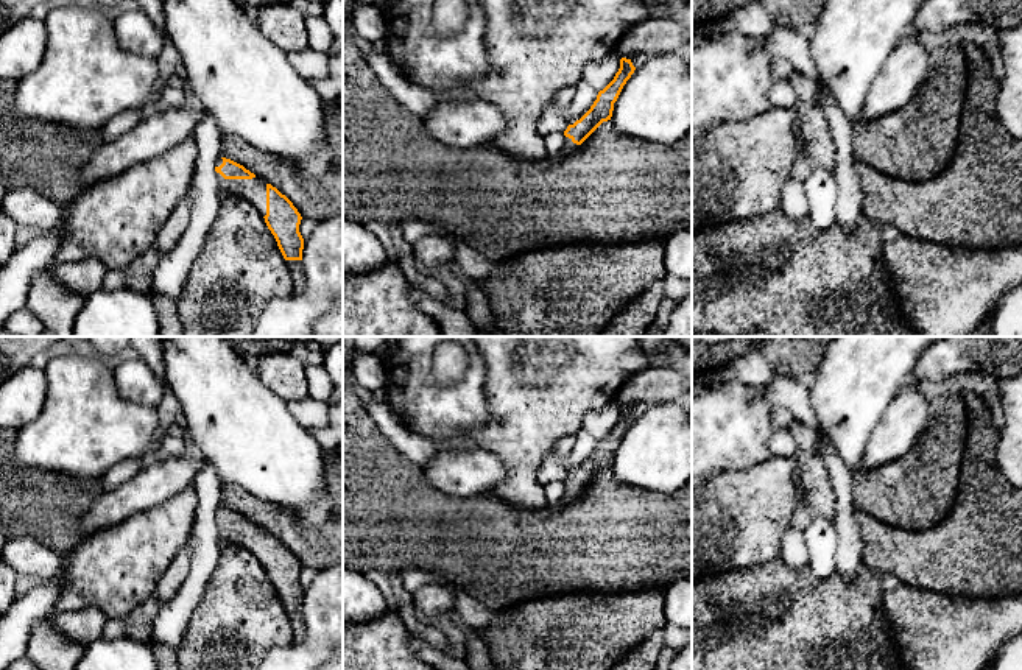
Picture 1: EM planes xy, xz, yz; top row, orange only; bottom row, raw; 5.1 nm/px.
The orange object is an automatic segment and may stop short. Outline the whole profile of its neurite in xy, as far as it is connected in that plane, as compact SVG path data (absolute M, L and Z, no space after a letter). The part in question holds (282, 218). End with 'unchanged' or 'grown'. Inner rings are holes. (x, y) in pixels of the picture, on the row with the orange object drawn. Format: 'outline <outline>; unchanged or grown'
outline M220 157L215 171L223 196L245 198L265 218L287 260L293 291L301 291L305 285L305 274L302 268L304 238L299 232L302 217L298 209L276 187L231 159Z; grown

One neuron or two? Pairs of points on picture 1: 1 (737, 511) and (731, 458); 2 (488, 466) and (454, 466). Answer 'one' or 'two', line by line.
1: two
2: one

